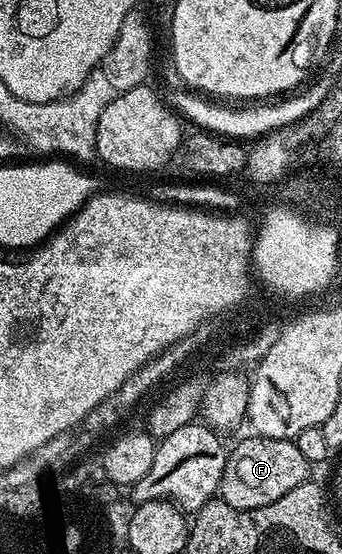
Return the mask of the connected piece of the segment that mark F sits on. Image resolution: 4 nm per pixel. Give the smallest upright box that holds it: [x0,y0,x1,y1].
[220,436,312,510]

